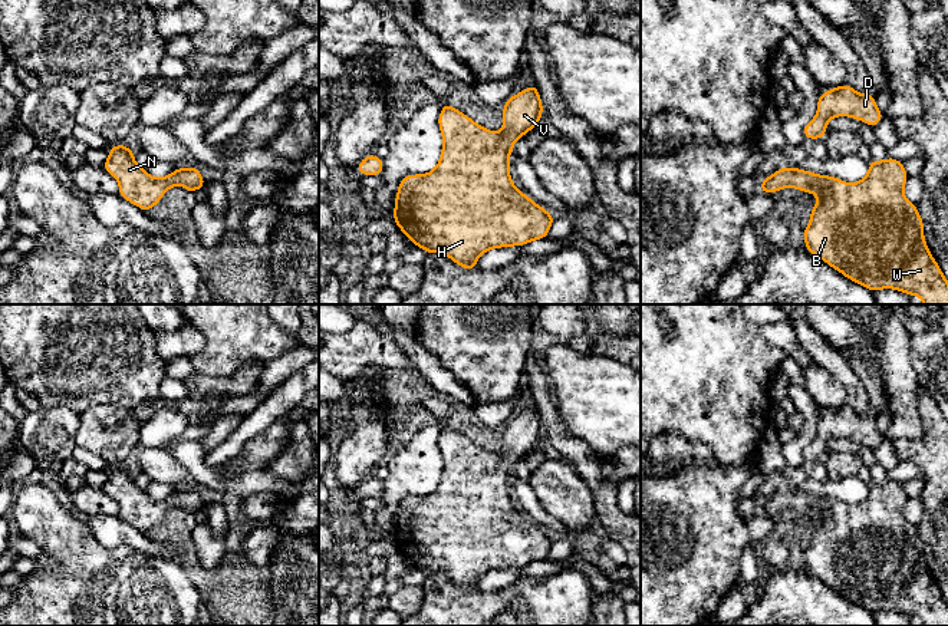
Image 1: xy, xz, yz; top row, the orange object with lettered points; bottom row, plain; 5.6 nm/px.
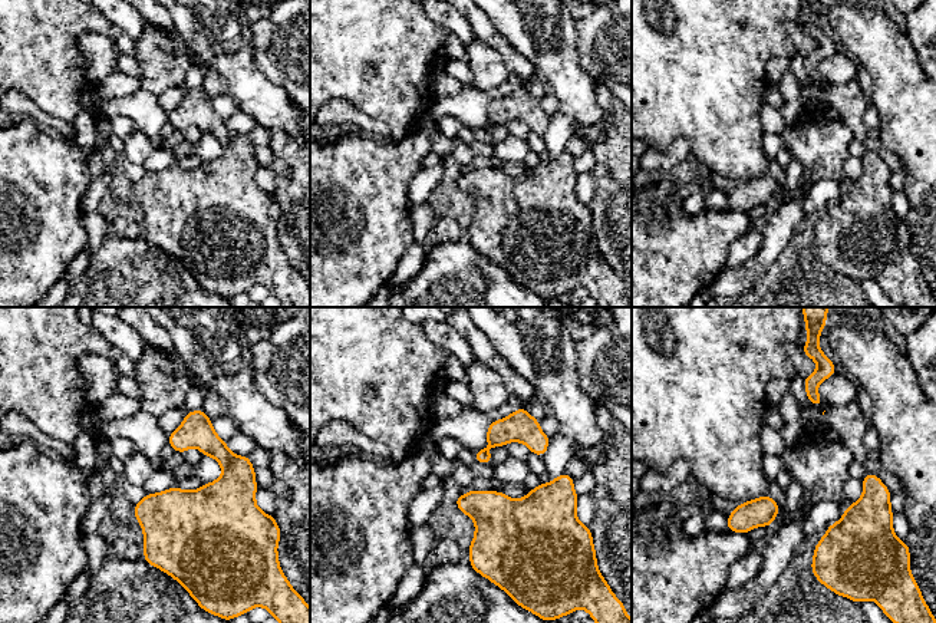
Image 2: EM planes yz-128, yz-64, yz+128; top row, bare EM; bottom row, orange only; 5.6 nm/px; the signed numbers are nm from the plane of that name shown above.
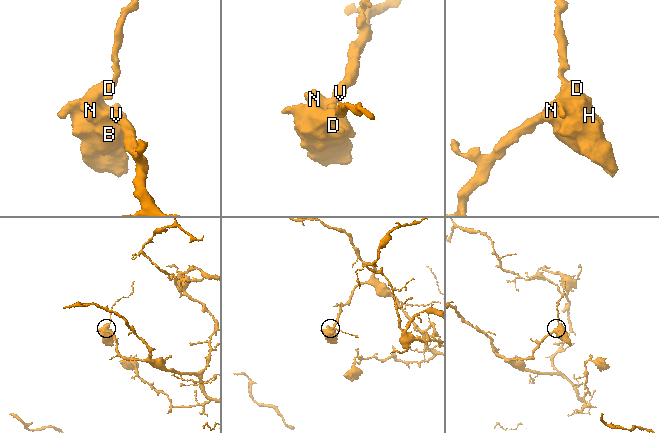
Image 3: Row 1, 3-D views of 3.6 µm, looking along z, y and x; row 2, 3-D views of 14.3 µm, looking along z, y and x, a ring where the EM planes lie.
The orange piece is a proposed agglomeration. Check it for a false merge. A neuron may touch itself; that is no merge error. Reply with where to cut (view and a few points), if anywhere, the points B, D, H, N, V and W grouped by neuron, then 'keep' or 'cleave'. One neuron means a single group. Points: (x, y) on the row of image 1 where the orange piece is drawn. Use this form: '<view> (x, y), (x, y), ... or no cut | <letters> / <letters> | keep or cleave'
no cut | B D H N V W | keep

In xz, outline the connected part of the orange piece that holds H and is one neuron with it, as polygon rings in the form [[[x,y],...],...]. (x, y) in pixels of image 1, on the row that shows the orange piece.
[[[536,85],[507,99],[503,131],[488,131],[450,103],[442,105],[438,126],[442,151],[438,165],[427,174],[409,174],[399,181],[392,218],[414,246],[427,254],[444,253],[467,270],[488,250],[524,246],[549,237],[554,215],[519,191],[508,172],[514,141],[536,128],[543,105]]]

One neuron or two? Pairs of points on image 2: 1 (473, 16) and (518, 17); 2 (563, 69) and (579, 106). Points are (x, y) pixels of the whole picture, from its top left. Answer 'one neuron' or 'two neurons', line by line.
1: two neurons
2: one neuron

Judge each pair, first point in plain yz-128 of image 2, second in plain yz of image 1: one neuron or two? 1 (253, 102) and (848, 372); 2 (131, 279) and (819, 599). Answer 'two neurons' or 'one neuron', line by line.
1: two neurons
2: one neuron

